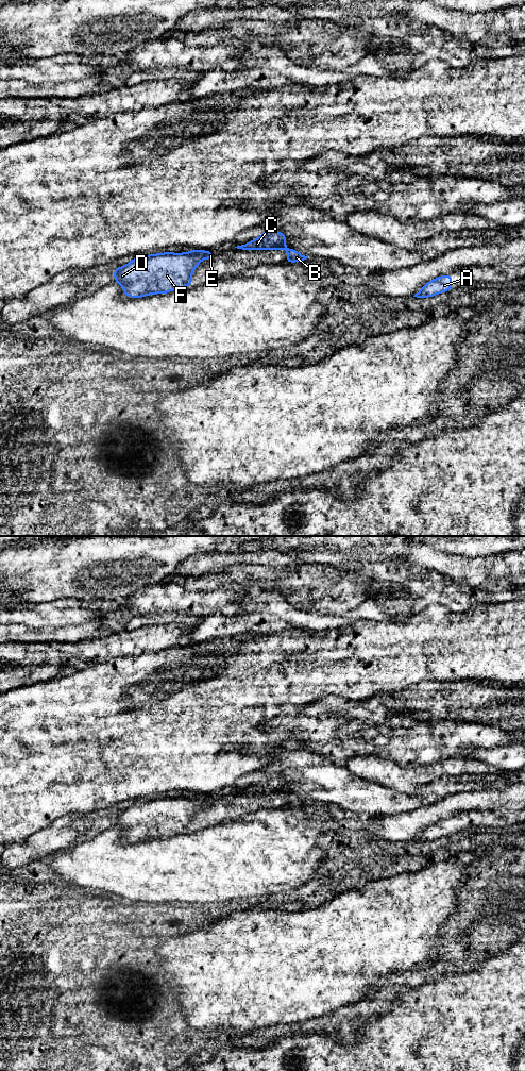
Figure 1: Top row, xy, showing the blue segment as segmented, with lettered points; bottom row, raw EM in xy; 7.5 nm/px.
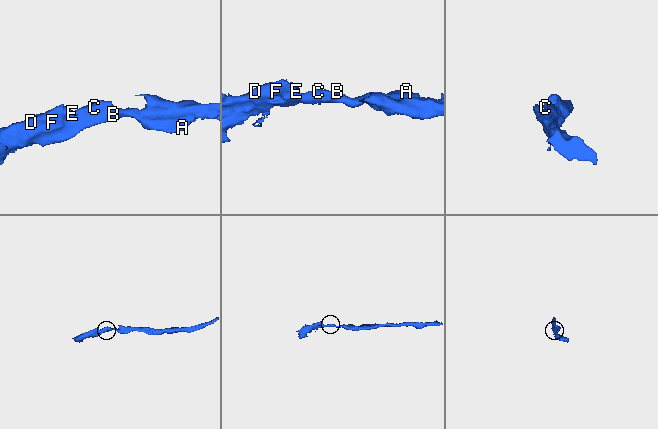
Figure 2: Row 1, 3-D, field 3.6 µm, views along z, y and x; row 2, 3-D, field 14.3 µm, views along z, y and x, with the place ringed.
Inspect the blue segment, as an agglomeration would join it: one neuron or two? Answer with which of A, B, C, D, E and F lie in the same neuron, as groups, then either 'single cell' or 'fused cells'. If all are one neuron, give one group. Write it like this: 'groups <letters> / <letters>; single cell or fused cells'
groups A B C / D E F; fused cells

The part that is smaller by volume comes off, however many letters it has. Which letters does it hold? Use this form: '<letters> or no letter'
D, E, F

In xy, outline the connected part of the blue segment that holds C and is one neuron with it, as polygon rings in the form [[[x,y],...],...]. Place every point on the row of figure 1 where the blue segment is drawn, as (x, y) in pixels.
[[[267,229],[266,232],[258,238],[251,240],[245,245],[237,246],[235,248],[242,250],[287,250],[288,256],[285,260],[285,263],[303,262],[307,258],[307,256],[302,255],[292,248],[286,248],[286,240],[287,236],[285,234],[277,232],[276,230]]]

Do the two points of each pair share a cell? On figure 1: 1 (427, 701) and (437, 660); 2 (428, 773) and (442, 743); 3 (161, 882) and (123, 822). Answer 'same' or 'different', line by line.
1: different
2: different
3: different

